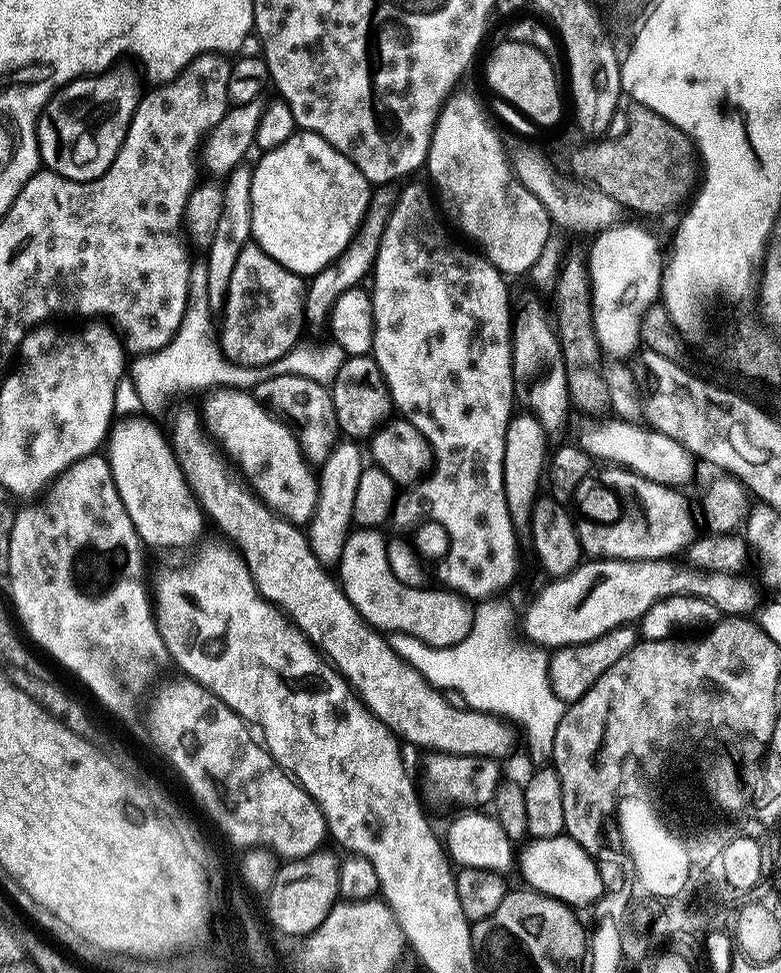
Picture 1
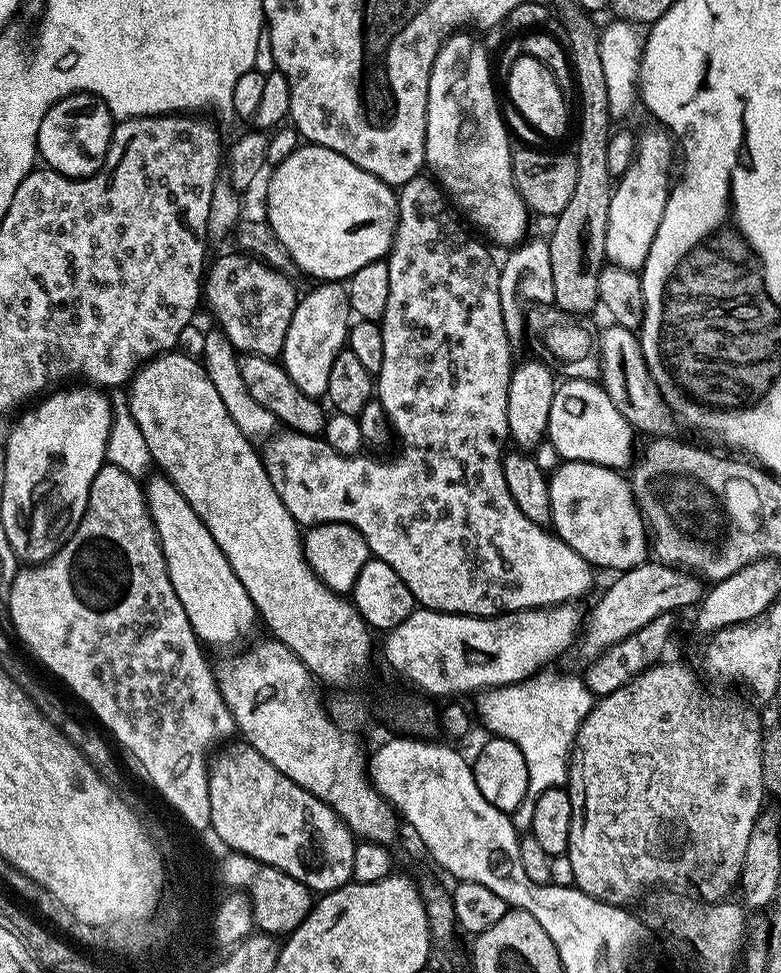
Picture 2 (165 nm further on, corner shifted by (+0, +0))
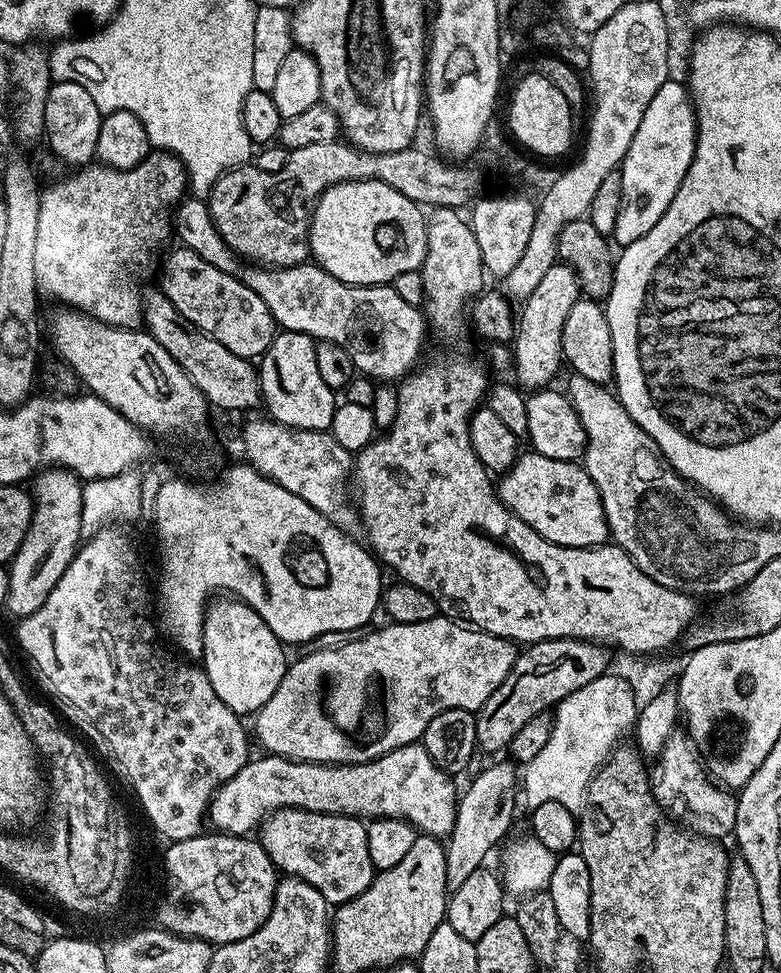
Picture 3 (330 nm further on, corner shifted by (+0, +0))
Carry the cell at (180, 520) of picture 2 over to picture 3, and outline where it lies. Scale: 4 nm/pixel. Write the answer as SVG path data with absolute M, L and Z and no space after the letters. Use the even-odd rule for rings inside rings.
M235 598L213 599L204 609L204 633L202 642L204 643L204 654L202 657L202 667L210 678L210 686L214 686L214 694L230 706L238 714L255 714L260 711L260 707L266 702L270 702L270 694L278 690L282 678L288 672L290 663L289 657L284 657L286 652L285 645L281 644L280 639L262 622L262 618L254 609L245 604L243 600Z

